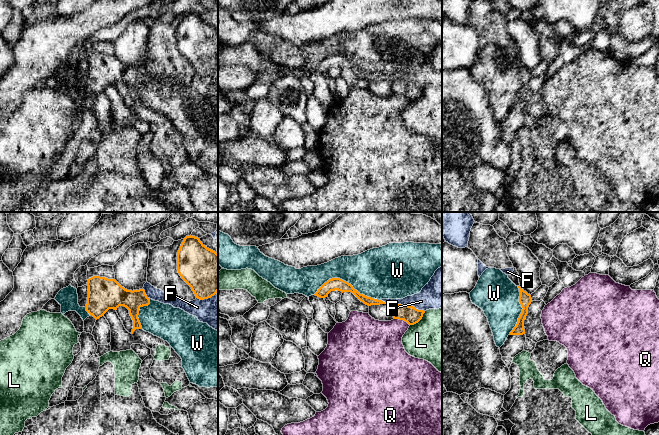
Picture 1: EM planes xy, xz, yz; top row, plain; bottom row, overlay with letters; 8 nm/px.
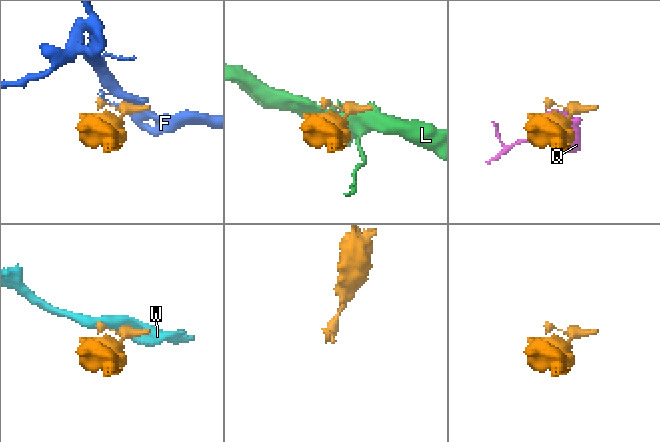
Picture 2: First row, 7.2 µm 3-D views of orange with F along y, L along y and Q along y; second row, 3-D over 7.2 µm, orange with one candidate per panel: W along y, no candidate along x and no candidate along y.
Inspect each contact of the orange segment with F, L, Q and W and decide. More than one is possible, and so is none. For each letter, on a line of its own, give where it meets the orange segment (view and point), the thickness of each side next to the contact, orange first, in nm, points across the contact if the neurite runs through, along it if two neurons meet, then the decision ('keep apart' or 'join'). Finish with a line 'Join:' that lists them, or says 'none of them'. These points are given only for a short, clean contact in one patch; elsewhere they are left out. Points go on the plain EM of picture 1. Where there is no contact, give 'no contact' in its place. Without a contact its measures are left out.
F: contact xz (407, 81); calibres 140 and 220 nm; keep apart
L: contact xz (419, 96); calibres 140 and 440 nm; keep apart
Q: contact xz (402, 95); calibres 140 and 340 nm; border xz (394, 94), (404, 96), (409, 101); keep apart
W: contact xz (347, 58); calibres 100 and 400 nm; keep apart
Join: none of them

